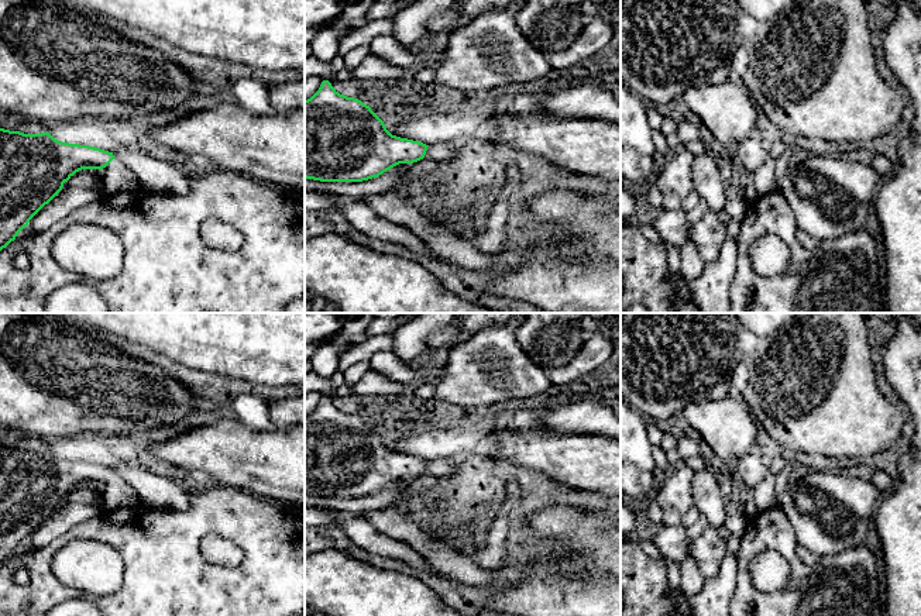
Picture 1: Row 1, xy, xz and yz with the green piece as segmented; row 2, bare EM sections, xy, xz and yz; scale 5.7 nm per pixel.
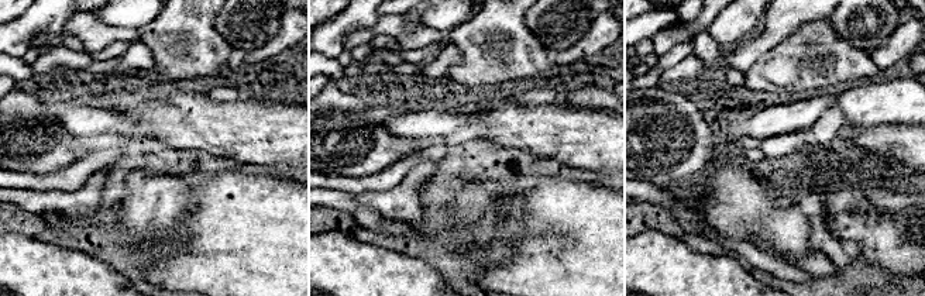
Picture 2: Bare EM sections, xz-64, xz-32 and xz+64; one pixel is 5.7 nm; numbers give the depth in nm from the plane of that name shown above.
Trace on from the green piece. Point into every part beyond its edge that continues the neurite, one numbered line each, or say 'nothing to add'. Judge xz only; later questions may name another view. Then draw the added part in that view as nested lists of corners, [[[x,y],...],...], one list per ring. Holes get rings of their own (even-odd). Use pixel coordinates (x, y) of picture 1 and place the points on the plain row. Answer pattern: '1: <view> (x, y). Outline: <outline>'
nothing to add

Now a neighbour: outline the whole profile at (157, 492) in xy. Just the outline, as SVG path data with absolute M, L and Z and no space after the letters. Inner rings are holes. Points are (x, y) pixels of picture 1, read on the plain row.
M118 462L113 471L133 486L140 505L154 510L188 510L193 505L188 489L176 481L155 475L147 468Z

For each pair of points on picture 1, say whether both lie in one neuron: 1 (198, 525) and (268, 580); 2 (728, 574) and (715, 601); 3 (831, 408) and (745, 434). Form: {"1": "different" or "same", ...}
{"1": "same", "2": "same", "3": "different"}

